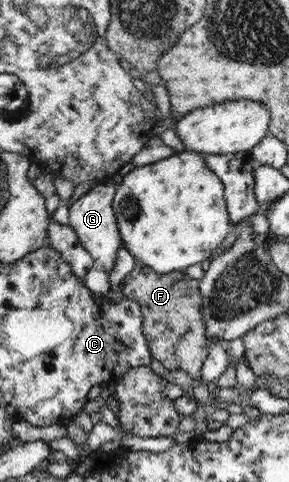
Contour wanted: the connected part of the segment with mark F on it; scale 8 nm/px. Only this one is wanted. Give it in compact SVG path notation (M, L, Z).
M138 260L134 265L133 270L121 281L120 291L123 298L139 304L141 330L150 354L167 371L181 369L194 382L198 382L201 377L201 364L206 358L206 337L200 313L202 298L198 281L177 271L154 273Z

